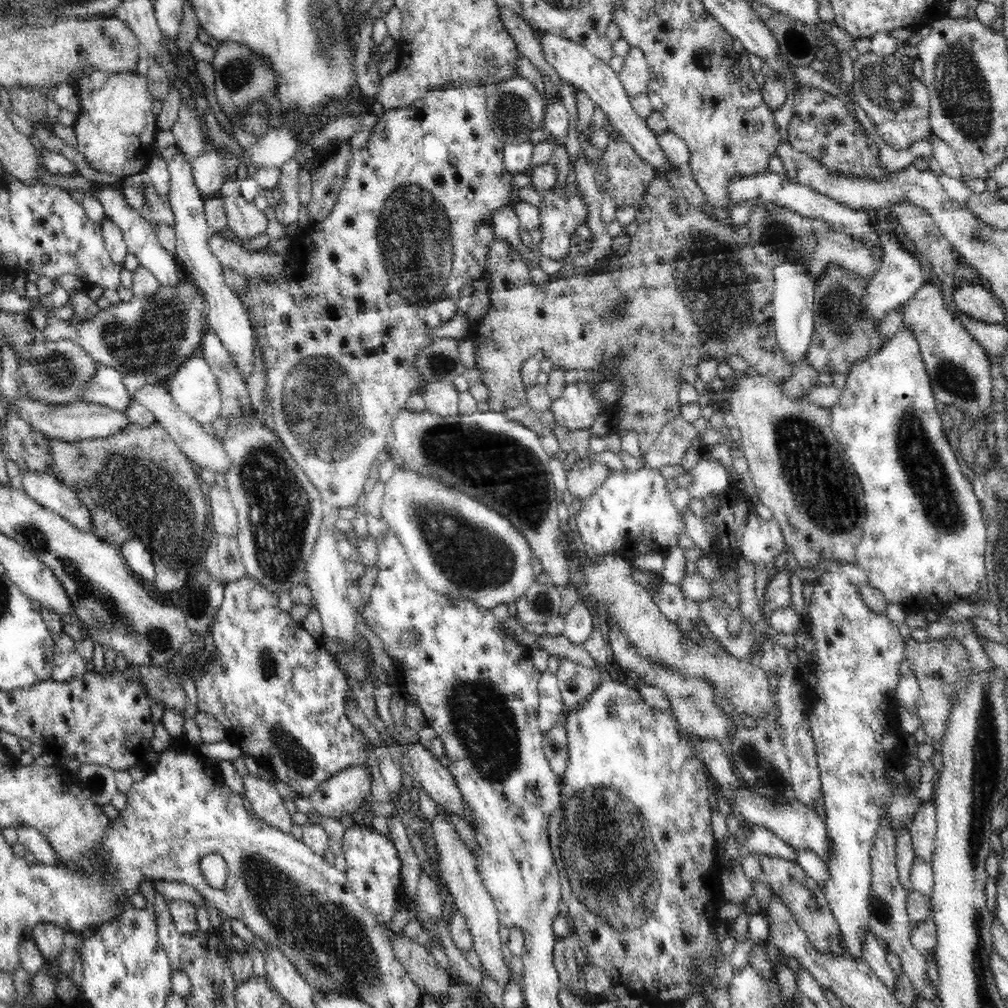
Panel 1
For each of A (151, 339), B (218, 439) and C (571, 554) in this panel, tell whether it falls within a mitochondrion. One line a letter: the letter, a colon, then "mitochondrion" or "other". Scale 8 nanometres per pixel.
A: mitochondrion
B: other
C: other

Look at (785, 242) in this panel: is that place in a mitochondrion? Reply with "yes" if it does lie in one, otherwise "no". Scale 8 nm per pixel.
yes

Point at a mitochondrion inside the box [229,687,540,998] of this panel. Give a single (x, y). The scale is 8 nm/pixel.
(324, 933)

